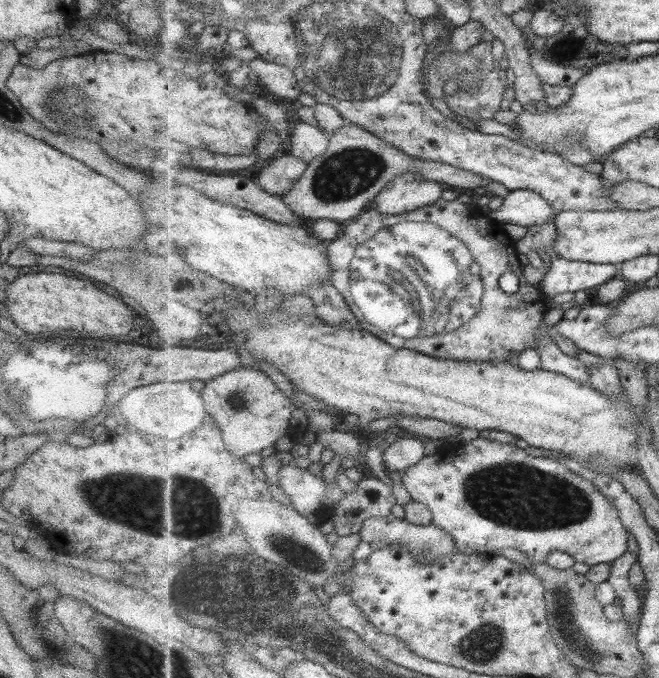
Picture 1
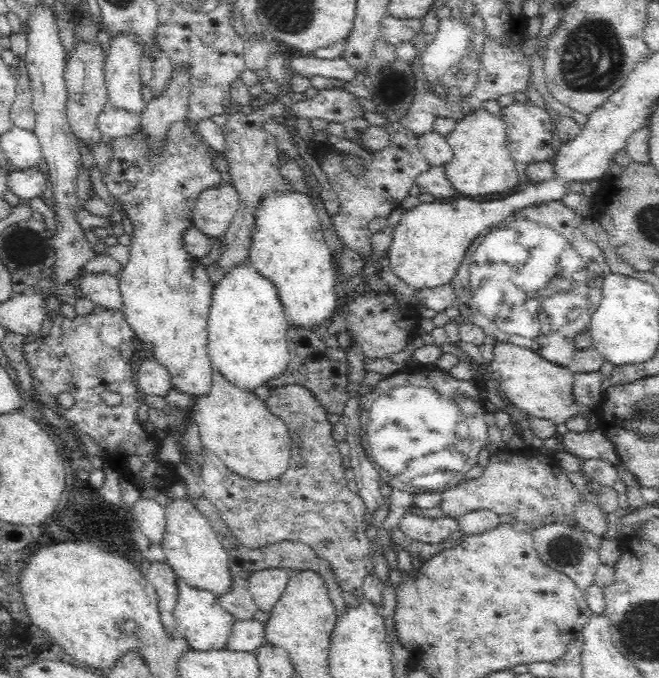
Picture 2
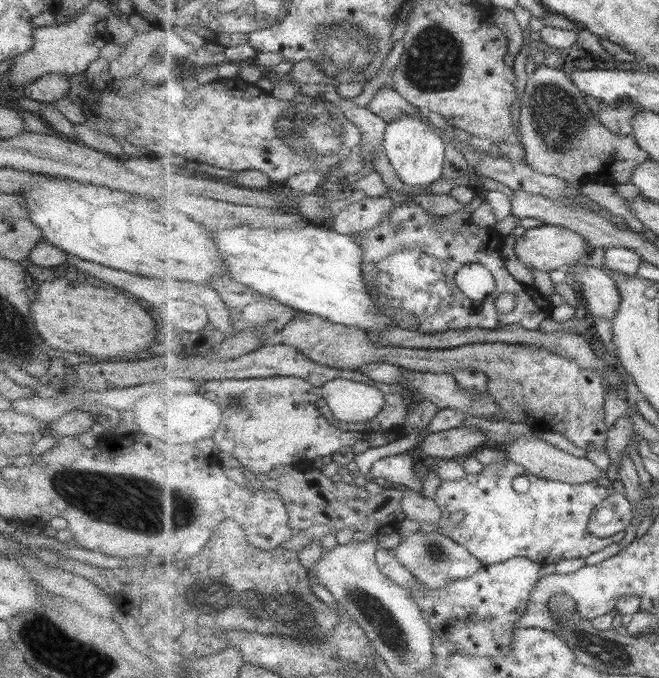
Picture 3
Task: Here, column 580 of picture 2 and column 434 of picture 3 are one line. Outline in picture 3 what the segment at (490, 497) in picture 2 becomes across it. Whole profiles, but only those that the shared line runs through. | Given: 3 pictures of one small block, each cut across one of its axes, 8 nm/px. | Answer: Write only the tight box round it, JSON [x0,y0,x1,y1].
[433,458,625,566]

